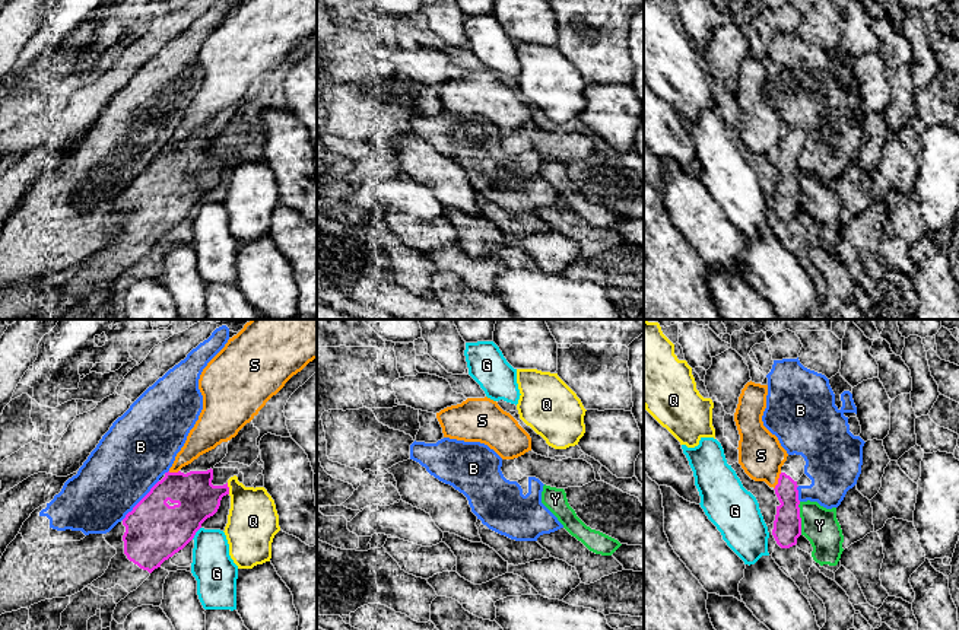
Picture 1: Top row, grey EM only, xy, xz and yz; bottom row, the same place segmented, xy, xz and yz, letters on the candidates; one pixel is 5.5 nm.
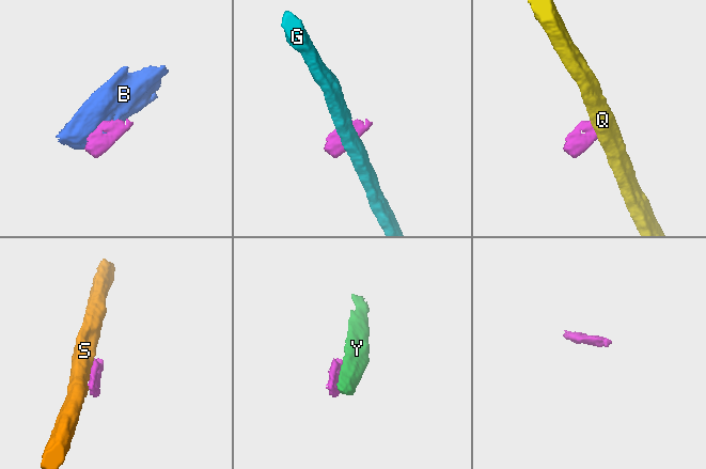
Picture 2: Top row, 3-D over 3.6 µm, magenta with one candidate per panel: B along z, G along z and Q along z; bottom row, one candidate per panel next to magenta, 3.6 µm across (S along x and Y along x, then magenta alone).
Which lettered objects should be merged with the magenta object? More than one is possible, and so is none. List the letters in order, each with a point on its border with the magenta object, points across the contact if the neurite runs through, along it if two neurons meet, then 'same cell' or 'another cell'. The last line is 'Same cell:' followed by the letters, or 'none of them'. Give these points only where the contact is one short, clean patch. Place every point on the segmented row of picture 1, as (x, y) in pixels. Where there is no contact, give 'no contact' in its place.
B: meets magenta in xy at (140, 500); another cell
G: meets magenta in xy at (196, 531); border along xy (200, 527), (191, 538); another cell
Q: meets magenta in xy at (228, 489); border along xy (226, 483), (229, 493); another cell
S: meets magenta in yz at (778, 481); border along yz (781, 473), (774, 489); another cell
Y: meets magenta in yz at (800, 518); another cell
Same cell: none of them

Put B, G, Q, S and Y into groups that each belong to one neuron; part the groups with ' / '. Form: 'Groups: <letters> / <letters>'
Groups: B / G / Q / S / Y

